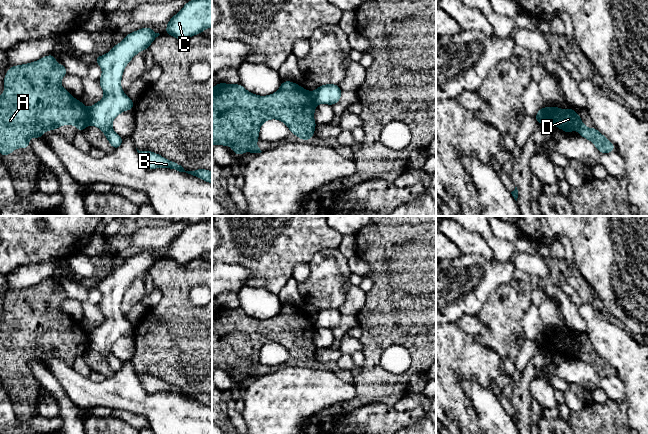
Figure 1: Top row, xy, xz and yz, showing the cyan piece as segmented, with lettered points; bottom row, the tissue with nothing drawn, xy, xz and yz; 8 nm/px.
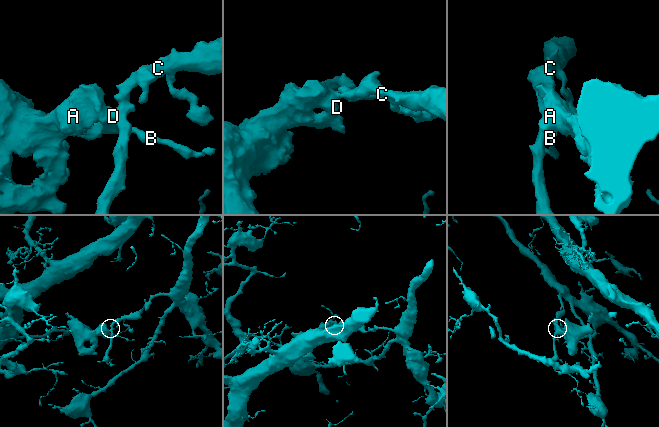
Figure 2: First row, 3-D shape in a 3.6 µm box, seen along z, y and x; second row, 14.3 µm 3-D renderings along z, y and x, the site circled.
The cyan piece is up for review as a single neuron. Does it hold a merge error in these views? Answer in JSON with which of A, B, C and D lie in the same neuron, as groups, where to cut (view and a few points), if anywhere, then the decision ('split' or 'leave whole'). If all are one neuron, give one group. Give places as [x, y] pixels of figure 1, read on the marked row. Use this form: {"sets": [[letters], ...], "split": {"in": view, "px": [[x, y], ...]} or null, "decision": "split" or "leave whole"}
{"sets": [["A", "D"], ["B", "C"]], "split": {"in": "yz", "px": [[544, 107], [542, 123]]}, "decision": "split"}

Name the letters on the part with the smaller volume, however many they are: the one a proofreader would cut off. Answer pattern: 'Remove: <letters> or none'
Remove: A, D

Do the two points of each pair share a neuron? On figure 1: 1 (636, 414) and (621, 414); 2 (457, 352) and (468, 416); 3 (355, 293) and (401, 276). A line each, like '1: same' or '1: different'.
1: different
2: same
3: different

